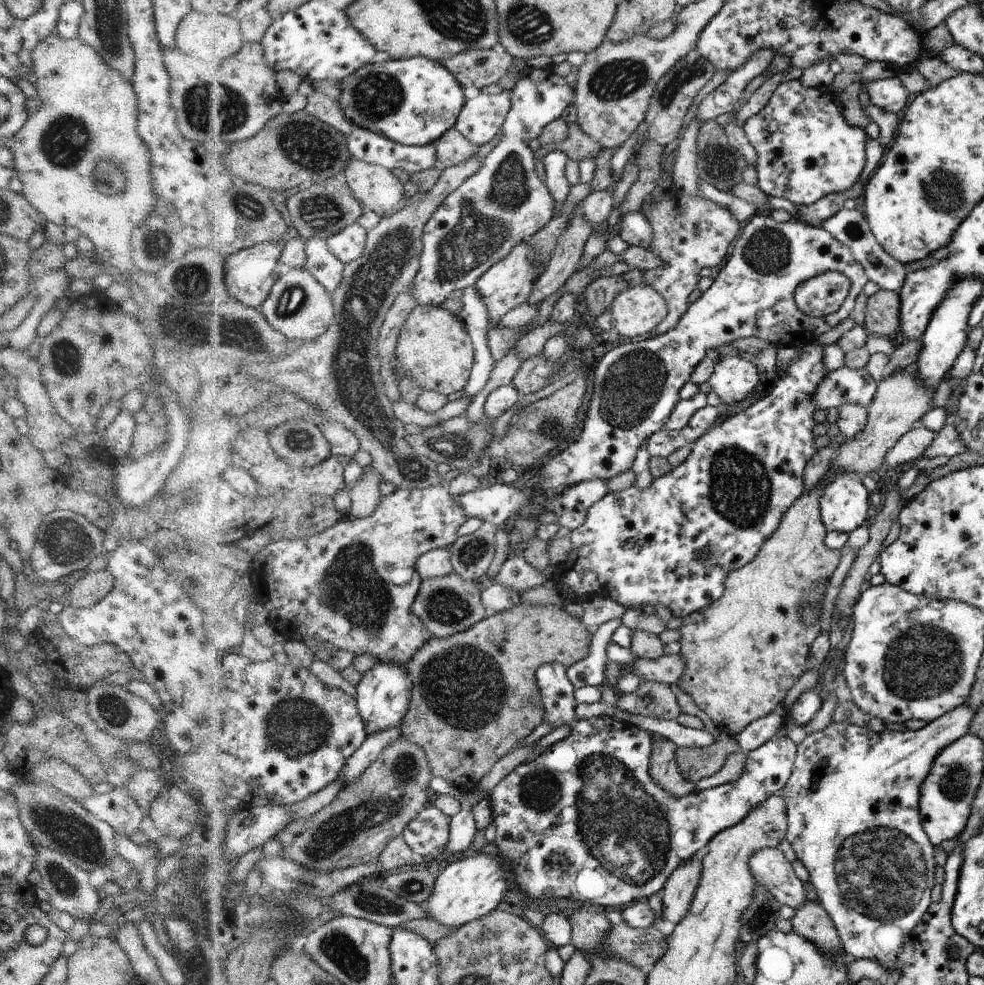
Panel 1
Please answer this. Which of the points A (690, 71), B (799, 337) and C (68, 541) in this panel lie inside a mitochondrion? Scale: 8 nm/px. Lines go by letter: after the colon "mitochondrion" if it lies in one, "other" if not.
A: mitochondrion
B: other
C: mitochondrion

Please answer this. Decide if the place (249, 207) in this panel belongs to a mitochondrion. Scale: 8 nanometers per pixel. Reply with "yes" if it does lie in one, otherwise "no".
yes

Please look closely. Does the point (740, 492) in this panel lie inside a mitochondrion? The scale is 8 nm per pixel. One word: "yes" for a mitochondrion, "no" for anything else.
yes

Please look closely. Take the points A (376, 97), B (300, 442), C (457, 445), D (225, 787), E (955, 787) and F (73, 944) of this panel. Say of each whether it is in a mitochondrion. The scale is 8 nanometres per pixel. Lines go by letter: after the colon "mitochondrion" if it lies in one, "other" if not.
A: mitochondrion
B: mitochondrion
C: mitochondrion
D: other
E: mitochondrion
F: other

